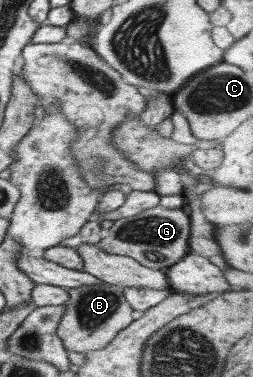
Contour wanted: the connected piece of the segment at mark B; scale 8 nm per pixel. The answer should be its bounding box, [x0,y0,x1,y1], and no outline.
[56,282,136,353]

